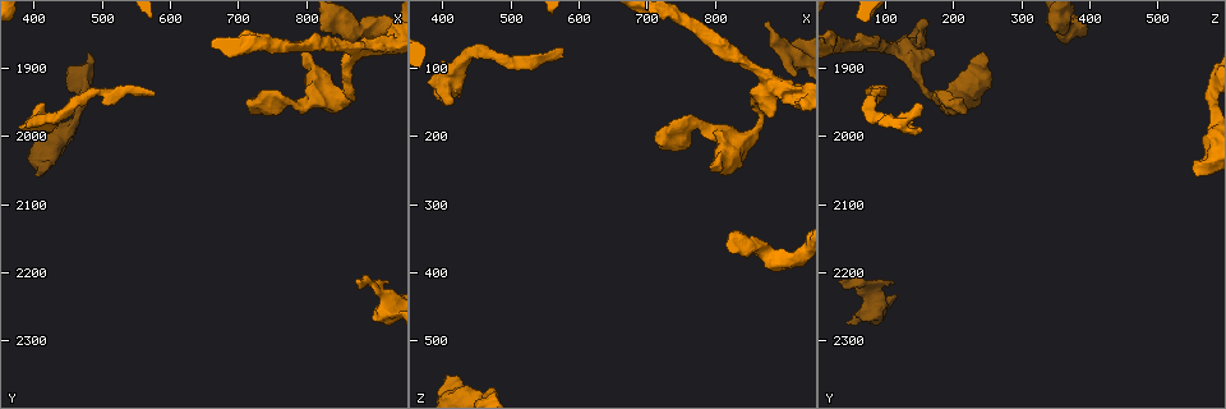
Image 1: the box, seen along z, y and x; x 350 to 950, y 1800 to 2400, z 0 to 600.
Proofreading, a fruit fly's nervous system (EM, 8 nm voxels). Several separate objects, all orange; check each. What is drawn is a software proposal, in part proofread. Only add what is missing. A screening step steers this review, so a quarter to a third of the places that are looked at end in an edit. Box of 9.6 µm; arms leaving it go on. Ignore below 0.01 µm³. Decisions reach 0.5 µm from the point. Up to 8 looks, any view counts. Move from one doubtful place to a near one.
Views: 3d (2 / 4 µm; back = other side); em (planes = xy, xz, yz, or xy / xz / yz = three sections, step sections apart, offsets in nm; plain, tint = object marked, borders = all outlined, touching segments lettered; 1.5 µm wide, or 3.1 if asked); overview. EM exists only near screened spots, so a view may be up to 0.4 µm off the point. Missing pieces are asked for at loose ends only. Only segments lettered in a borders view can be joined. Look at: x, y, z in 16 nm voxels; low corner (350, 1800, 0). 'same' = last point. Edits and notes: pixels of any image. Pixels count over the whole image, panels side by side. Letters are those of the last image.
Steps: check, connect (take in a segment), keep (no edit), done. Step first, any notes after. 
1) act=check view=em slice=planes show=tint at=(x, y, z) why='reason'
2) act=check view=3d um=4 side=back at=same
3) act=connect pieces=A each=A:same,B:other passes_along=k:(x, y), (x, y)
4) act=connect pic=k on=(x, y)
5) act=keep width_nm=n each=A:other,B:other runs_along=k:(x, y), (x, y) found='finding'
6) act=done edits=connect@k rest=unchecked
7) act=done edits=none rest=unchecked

act=check view=em slice=yz step=8 show=borders at=(575, 1940, 70) why='end of a long branch'

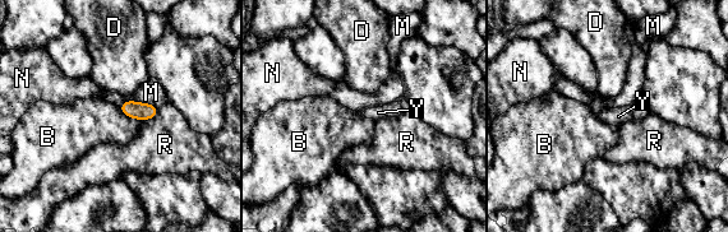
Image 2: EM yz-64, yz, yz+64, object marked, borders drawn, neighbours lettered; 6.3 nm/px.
act=check view=em slice=planes show=borders at=same

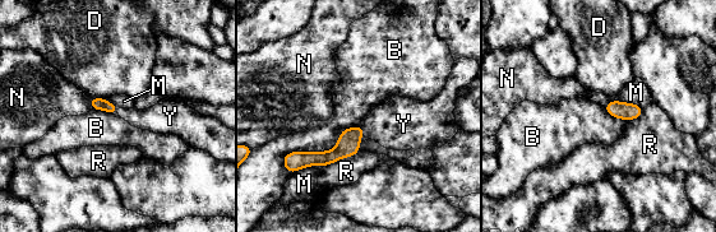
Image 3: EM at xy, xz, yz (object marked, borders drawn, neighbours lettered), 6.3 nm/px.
act=connect pieces=Y longest_contact=B:550nm each=B:other,D:other,M:other,N:other,R:other,Y:same found='it goes on there'

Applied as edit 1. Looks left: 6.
act=check view=overview

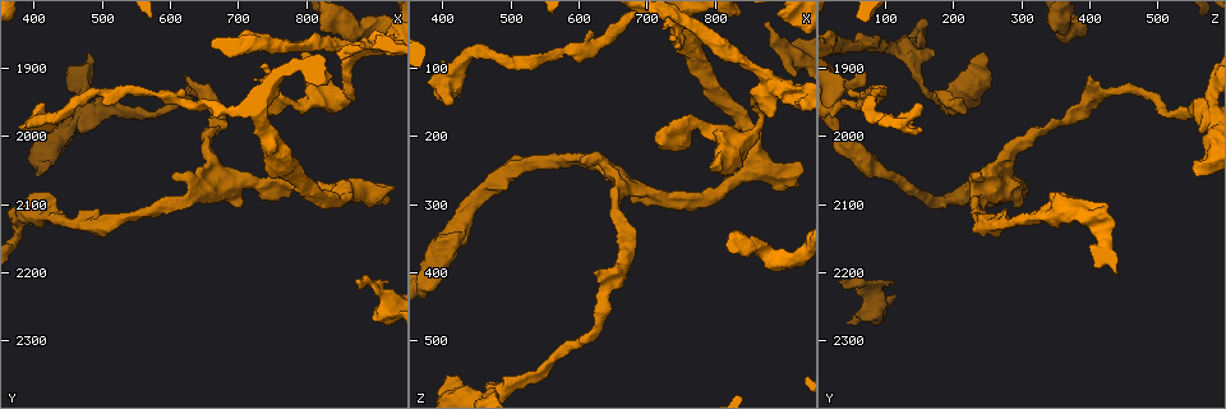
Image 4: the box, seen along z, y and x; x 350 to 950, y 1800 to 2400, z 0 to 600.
act=check view=3d um=2 at=(620, 1910, 405) why='branch stops here'

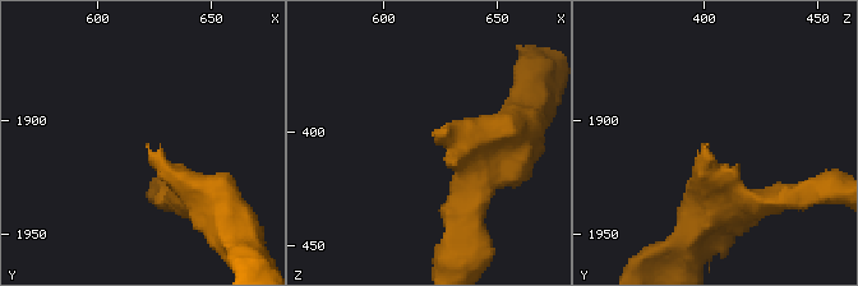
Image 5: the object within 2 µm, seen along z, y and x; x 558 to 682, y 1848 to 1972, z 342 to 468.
act=check view=em slice=yz step=8 show=borders at=(621, 1913, 400)

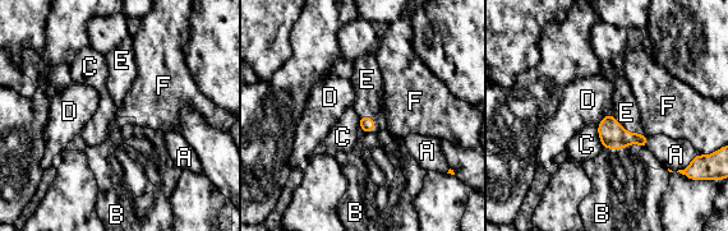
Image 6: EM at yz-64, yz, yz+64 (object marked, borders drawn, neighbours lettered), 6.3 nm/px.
act=connect pieces=E each=A:other,B:other,C:other,D:other,E:same,F:other found='the cell continues'

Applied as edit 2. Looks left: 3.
act=check view=em slice=xy step=4 show=borders at=(400, 2060, 555) why='free end'

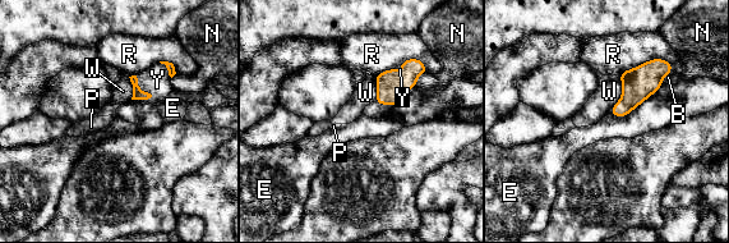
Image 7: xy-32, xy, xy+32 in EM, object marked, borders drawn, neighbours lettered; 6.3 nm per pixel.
act=connect pieces=Y longest_contact=E:400nm each=B:other,E:other,N:other,P:other,R:other,W:other,Y:same found='the cell continues'

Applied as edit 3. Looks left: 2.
act=done edits=connect@3,connect@6,connect@7 rest=unchecked

